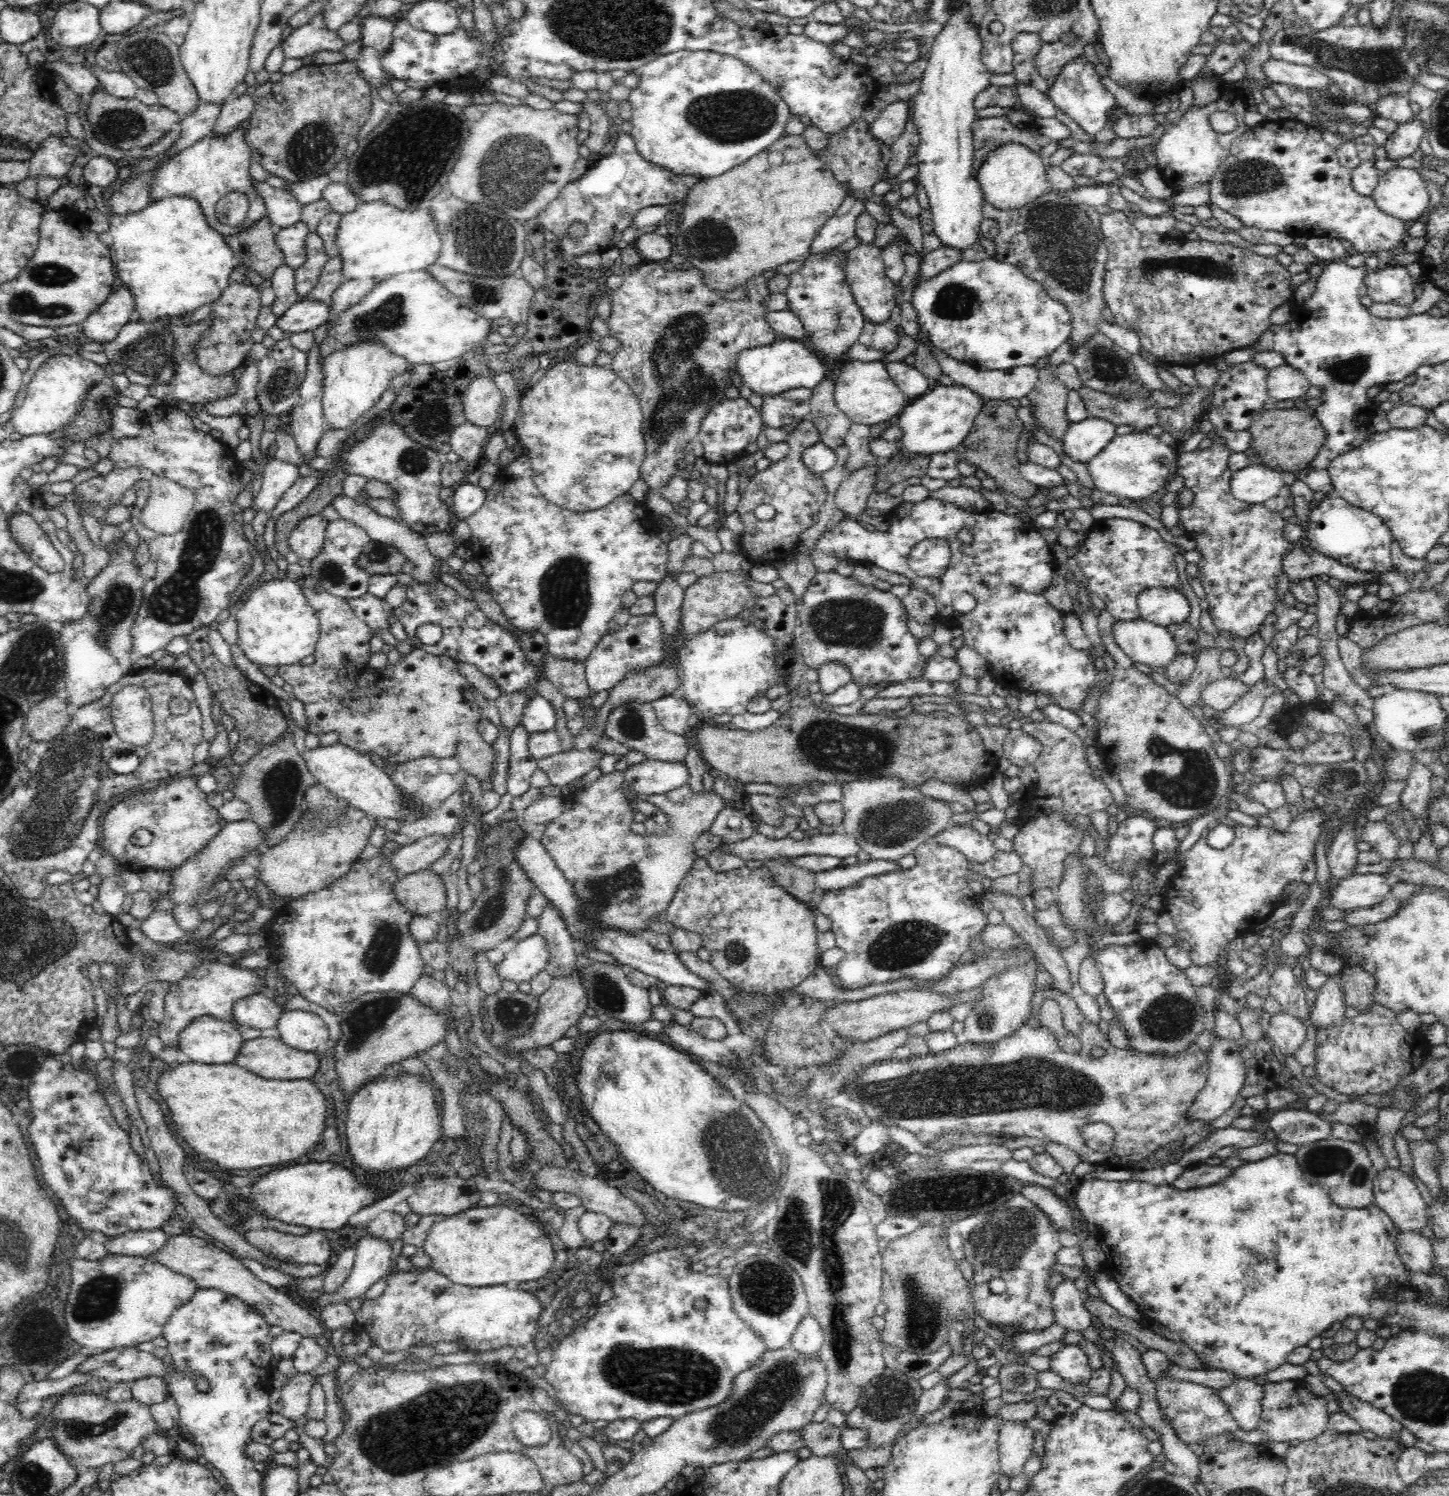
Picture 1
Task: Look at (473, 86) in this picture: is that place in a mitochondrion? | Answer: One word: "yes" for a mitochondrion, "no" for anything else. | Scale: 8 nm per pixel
no

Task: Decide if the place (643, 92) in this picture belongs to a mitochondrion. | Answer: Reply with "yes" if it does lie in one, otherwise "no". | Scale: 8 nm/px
no

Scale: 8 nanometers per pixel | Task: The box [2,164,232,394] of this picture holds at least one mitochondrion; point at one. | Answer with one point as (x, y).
(51, 275)

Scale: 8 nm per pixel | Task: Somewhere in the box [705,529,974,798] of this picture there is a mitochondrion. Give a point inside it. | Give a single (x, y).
(831, 746)

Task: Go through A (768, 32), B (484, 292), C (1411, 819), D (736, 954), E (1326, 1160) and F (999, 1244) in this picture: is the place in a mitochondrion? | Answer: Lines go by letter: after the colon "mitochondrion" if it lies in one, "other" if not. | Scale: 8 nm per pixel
A: other
B: mitochondrion
C: other
D: mitochondrion
E: mitochondrion
F: mitochondrion

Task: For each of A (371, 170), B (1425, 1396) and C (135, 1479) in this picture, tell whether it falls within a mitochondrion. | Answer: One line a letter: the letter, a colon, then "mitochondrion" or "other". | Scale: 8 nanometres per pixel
A: mitochondrion
B: mitochondrion
C: other

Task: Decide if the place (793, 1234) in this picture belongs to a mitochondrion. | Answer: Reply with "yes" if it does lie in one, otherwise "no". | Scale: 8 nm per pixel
yes

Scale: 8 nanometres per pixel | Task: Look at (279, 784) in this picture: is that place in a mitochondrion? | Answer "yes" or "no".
yes

